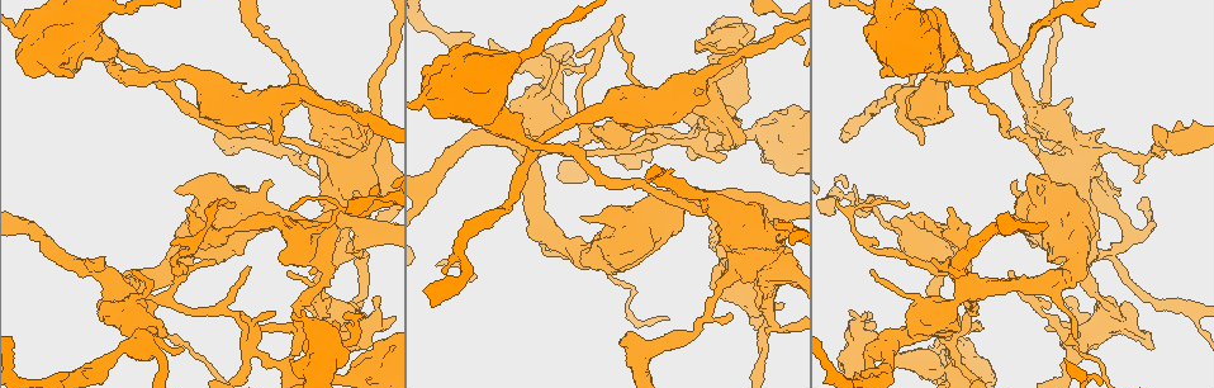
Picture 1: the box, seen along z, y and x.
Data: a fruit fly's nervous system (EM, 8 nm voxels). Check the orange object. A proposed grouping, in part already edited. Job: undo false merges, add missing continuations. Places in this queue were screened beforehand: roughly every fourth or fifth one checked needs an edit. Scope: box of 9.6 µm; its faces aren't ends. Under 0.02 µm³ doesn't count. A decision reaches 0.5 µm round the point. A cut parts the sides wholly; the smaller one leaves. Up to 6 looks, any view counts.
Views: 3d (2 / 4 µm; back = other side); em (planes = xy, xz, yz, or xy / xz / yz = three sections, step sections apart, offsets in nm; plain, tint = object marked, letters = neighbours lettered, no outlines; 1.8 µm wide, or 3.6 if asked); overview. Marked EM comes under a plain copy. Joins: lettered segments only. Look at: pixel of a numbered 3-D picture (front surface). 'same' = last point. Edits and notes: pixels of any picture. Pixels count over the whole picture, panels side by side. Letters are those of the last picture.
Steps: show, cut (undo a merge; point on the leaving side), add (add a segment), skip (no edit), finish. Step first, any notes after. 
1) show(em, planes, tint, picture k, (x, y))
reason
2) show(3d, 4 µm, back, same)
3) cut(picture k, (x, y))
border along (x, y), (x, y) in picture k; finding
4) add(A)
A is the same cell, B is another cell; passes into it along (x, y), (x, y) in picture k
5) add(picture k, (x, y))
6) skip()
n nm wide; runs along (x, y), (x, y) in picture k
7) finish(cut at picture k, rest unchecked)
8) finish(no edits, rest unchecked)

show(em, planes, letters, picture 1, (733, 143))
an open end

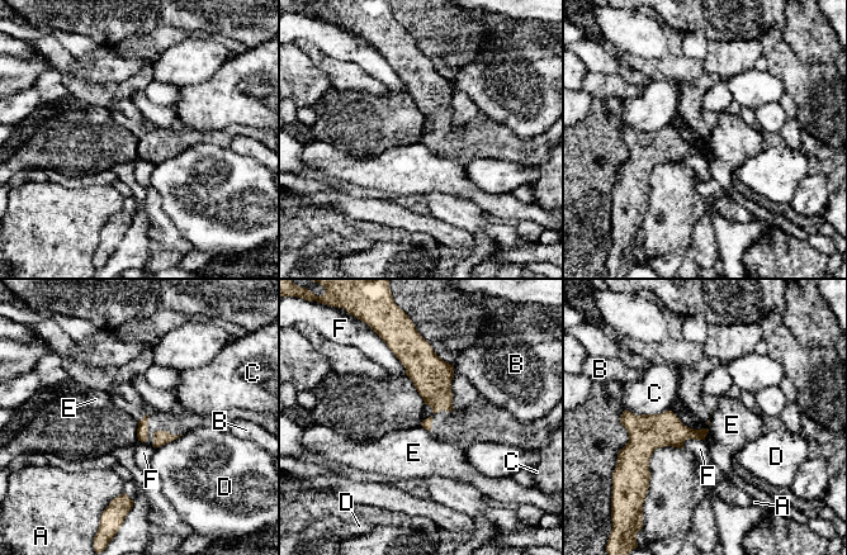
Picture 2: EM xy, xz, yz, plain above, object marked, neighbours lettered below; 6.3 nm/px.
skip()
C touches over 280 nm; A, B, C, D, E and F are other cells; no lettered segment goes on from it

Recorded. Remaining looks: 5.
show(em, planes, tint, picture 1, (274, 184))
stops while still wide

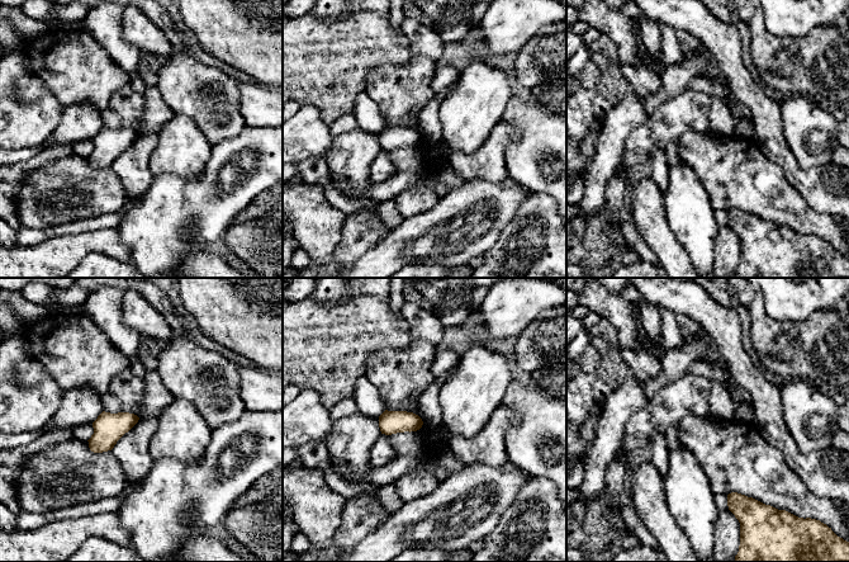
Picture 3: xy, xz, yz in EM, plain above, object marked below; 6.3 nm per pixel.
show(em, planes, letters, same)

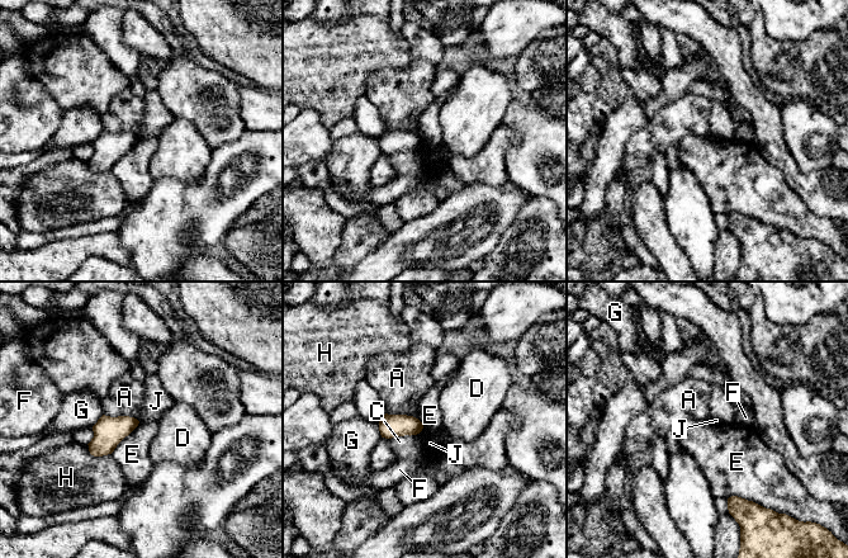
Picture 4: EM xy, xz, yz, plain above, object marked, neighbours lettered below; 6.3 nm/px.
skip()
E touches over 280 nm; A, C, D, E, F, G, H and J are other cells; border along (140, 422), (110, 454) in picture 4; none of them fits

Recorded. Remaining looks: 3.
show(em, planes, letters, picture 1, (760, 293))
sharp bend

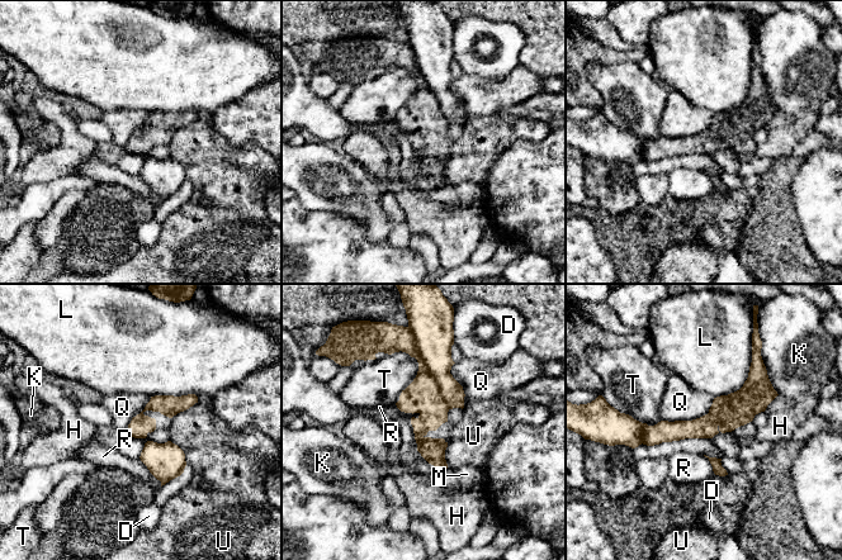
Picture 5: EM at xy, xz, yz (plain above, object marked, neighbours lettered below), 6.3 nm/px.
cut(picture 5, (434, 336))
150 nm wide; D, H, K, L, M, Q, R, T and U are other cells; the part that leaves runs along (421, 350), (439, 368), (460, 404) in picture 5; two neurons meet here

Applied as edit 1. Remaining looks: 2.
finish(cut at picture 5, rest unchecked)

